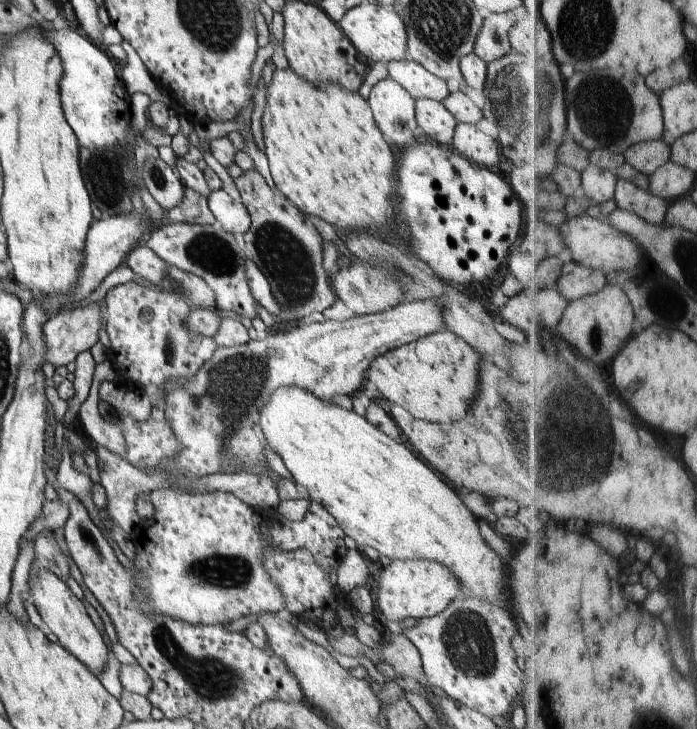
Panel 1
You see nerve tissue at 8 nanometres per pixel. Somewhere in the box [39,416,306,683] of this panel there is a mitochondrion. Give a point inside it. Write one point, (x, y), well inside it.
(214, 570)

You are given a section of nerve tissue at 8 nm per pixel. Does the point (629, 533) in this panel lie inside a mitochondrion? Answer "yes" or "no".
no

